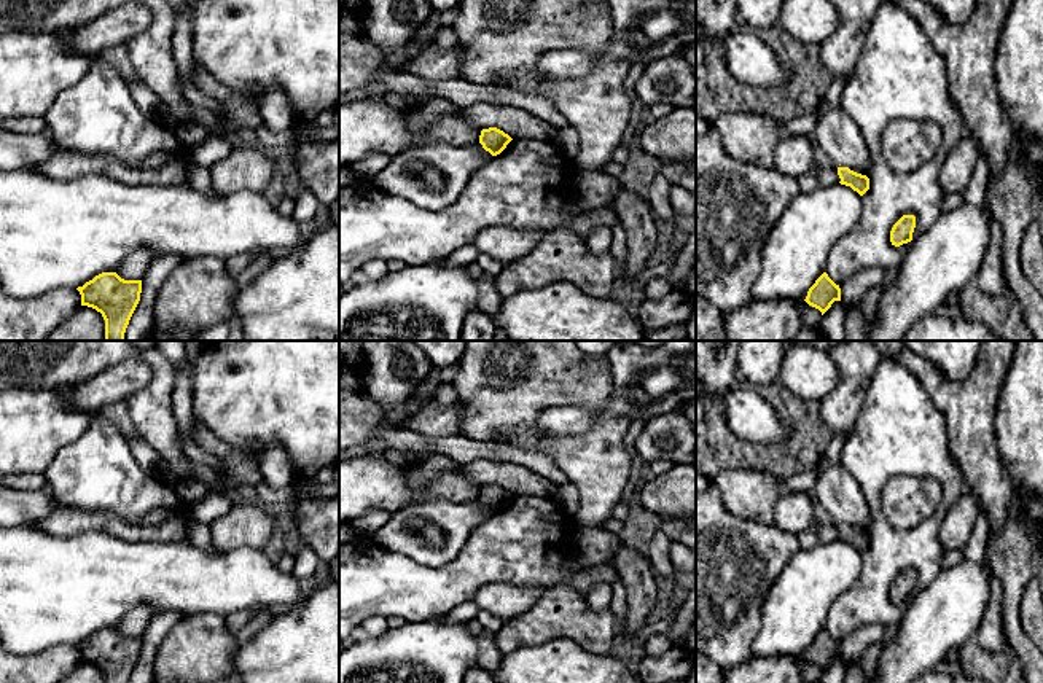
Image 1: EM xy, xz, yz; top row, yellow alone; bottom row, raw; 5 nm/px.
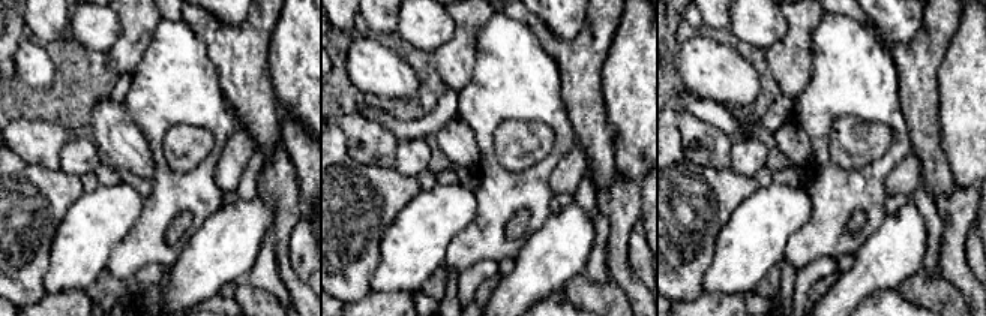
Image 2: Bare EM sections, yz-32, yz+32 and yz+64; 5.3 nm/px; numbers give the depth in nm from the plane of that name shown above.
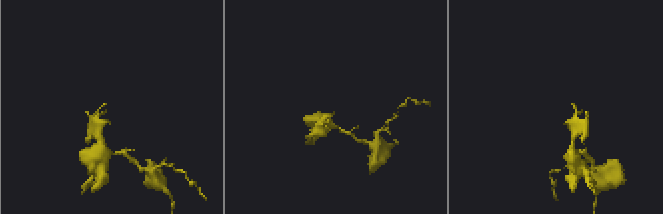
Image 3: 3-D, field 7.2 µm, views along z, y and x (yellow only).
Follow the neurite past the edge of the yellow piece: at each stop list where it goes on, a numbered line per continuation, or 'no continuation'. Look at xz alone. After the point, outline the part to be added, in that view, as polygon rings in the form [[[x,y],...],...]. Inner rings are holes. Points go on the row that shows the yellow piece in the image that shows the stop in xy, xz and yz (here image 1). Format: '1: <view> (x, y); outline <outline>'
no continuation

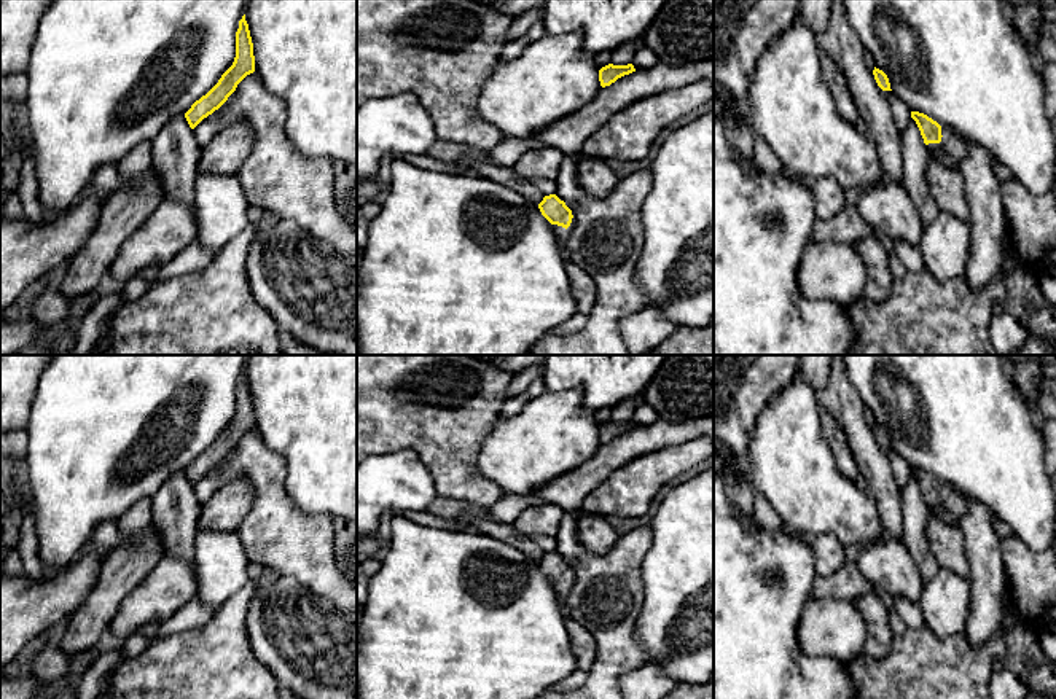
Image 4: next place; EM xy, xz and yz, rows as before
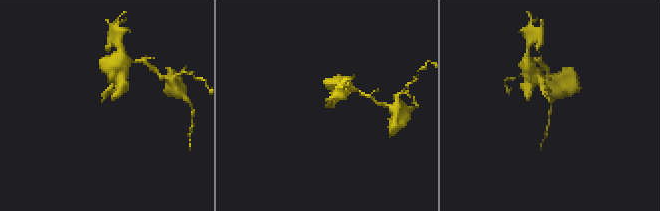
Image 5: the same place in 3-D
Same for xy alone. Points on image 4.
no continuation

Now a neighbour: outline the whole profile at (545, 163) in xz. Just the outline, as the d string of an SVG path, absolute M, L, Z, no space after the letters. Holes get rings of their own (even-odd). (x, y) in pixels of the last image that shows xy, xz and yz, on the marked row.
M543 146L529 150L513 164L513 169L526 178L556 180L565 154L556 148Z

